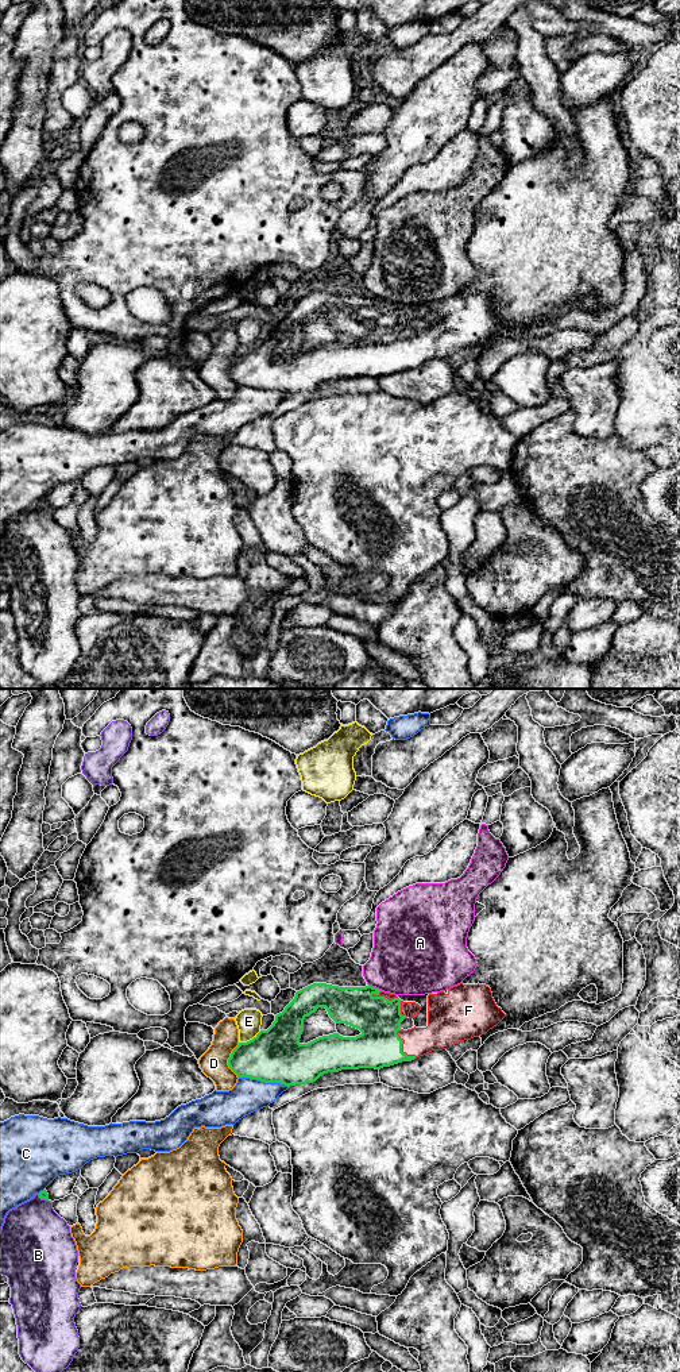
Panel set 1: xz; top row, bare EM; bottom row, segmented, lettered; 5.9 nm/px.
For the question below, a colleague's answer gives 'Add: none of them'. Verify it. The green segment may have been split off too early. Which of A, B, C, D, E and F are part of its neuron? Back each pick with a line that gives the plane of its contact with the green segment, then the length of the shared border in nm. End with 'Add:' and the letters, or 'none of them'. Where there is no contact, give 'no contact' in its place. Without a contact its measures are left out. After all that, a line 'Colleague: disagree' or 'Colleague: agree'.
F: meets green in xz; contact 200 nm long
Add: F
Colleague: disagree

